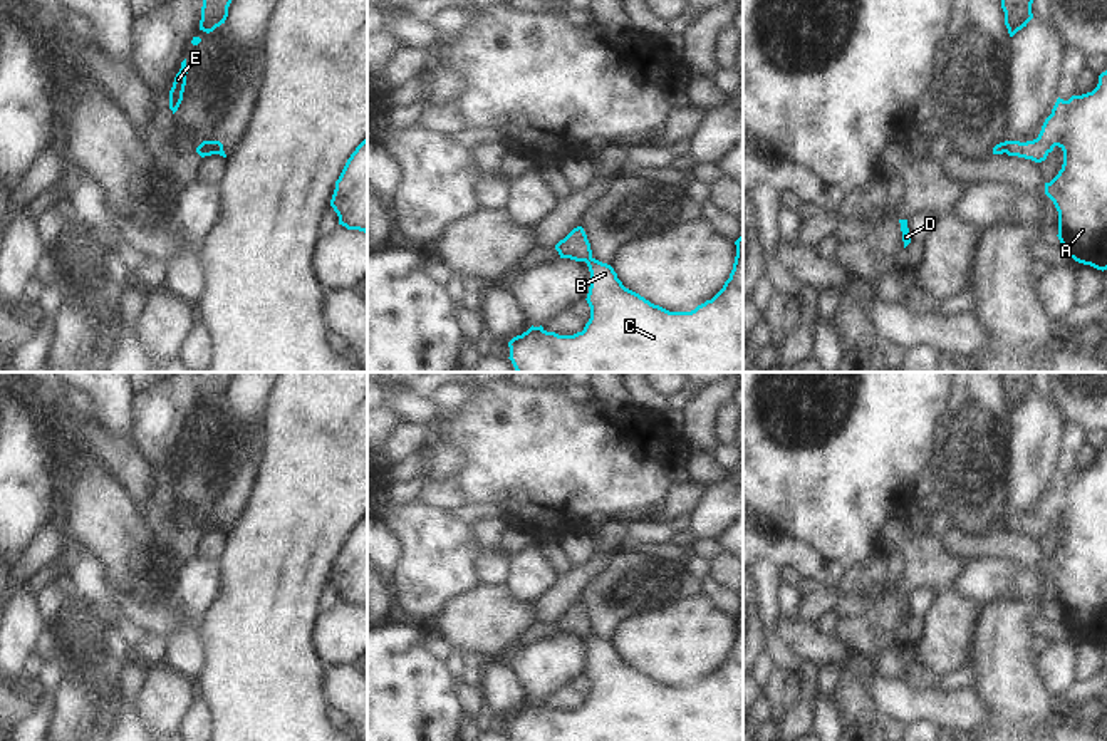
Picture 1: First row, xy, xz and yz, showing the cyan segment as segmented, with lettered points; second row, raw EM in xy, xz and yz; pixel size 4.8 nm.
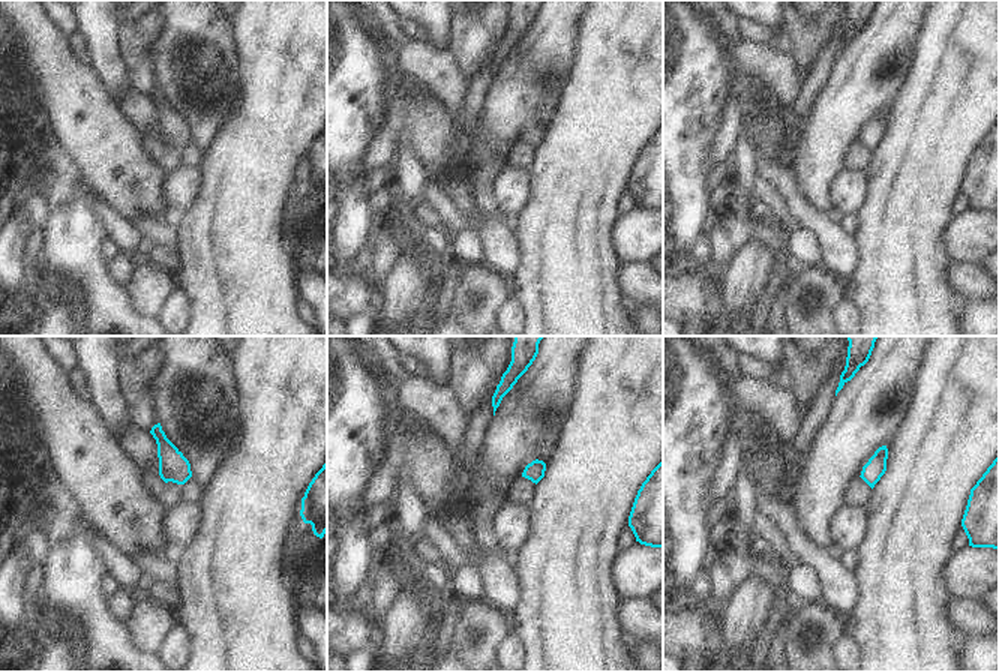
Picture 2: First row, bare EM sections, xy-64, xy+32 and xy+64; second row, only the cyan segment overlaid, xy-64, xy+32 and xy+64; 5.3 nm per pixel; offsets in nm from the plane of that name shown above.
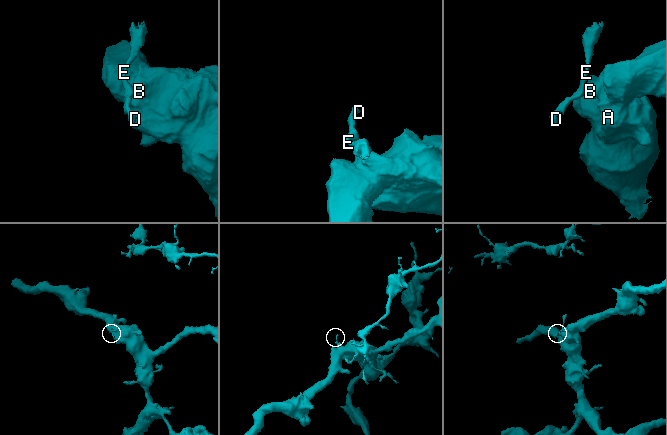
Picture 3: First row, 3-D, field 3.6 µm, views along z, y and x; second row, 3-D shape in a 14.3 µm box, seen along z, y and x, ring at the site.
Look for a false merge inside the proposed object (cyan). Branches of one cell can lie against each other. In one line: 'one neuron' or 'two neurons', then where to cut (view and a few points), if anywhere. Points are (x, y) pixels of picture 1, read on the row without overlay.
two neurons; cut xz (592, 634), (586, 637)

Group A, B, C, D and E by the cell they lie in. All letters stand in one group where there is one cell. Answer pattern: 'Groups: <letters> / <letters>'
Groups: A B C / D E

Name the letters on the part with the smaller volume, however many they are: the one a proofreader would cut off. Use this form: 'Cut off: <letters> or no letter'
Cut off: D, E

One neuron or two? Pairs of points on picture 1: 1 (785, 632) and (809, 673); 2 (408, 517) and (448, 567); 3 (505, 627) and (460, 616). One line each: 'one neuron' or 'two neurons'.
1: two neurons
2: one neuron
3: one neuron

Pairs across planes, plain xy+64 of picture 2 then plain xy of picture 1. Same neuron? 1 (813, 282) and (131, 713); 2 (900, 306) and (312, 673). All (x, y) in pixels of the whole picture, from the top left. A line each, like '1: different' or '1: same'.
1: different
2: same

